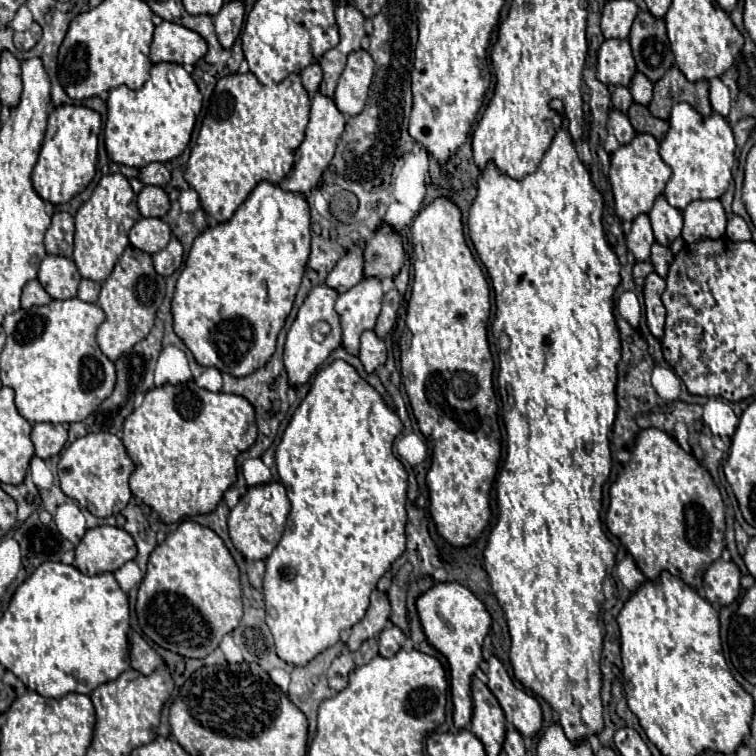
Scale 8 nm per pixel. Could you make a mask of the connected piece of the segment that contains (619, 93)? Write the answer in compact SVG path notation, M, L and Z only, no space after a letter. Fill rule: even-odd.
M617 85L617 87L613 89L611 103L613 103L613 107L615 107L615 109L619 109L619 111L627 113L629 105L633 103L633 97L631 97L631 93L629 93L629 89L627 89L627 87L623 87L623 85Z

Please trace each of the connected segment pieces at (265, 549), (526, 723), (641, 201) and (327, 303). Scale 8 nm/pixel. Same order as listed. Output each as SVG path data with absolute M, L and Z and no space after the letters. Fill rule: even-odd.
M271 481L271 483L247 489L247 493L239 499L239 503L229 513L231 541L243 553L245 559L257 561L257 559L267 559L271 555L271 551L275 549L275 545L283 535L289 507L291 505L289 505L287 493L279 481Z
M491 657L487 661L489 671L489 683L487 687L491 689L491 693L497 697L501 709L505 711L507 721L525 737L533 737L541 725L541 707L537 703L535 697L529 697L529 693L525 693L523 689L517 689L513 679L509 677L509 673L505 671L503 663L497 657Z
M637 133L631 143L621 145L617 151L611 153L609 183L611 183L613 197L615 197L615 211L617 211L617 215L619 215L623 221L633 221L637 215L647 213L647 211L653 207L655 199L665 191L665 183L669 181L669 177L671 177L671 167L661 159L657 139L655 139L651 133Z
M317 285L309 291L305 303L297 311L297 317L291 329L287 331L287 341L285 341L285 369L289 373L291 385L307 383L313 371L327 359L327 355L341 345L341 323L335 311L337 295L339 293L335 289L327 285Z

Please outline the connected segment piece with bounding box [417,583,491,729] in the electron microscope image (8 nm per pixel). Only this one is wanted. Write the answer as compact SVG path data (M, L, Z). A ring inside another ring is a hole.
M437 583L417 599L417 611L421 617L423 631L429 643L447 657L451 669L451 695L453 695L453 723L457 729L467 729L471 723L473 701L471 701L471 679L483 661L481 647L491 627L491 615L485 605L459 583Z

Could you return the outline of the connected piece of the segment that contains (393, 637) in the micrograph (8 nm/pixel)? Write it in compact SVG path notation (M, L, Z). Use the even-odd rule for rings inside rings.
M387 625L383 629L383 633L379 635L379 655L381 657L393 657L403 647L405 641L407 641L407 637L399 627Z

